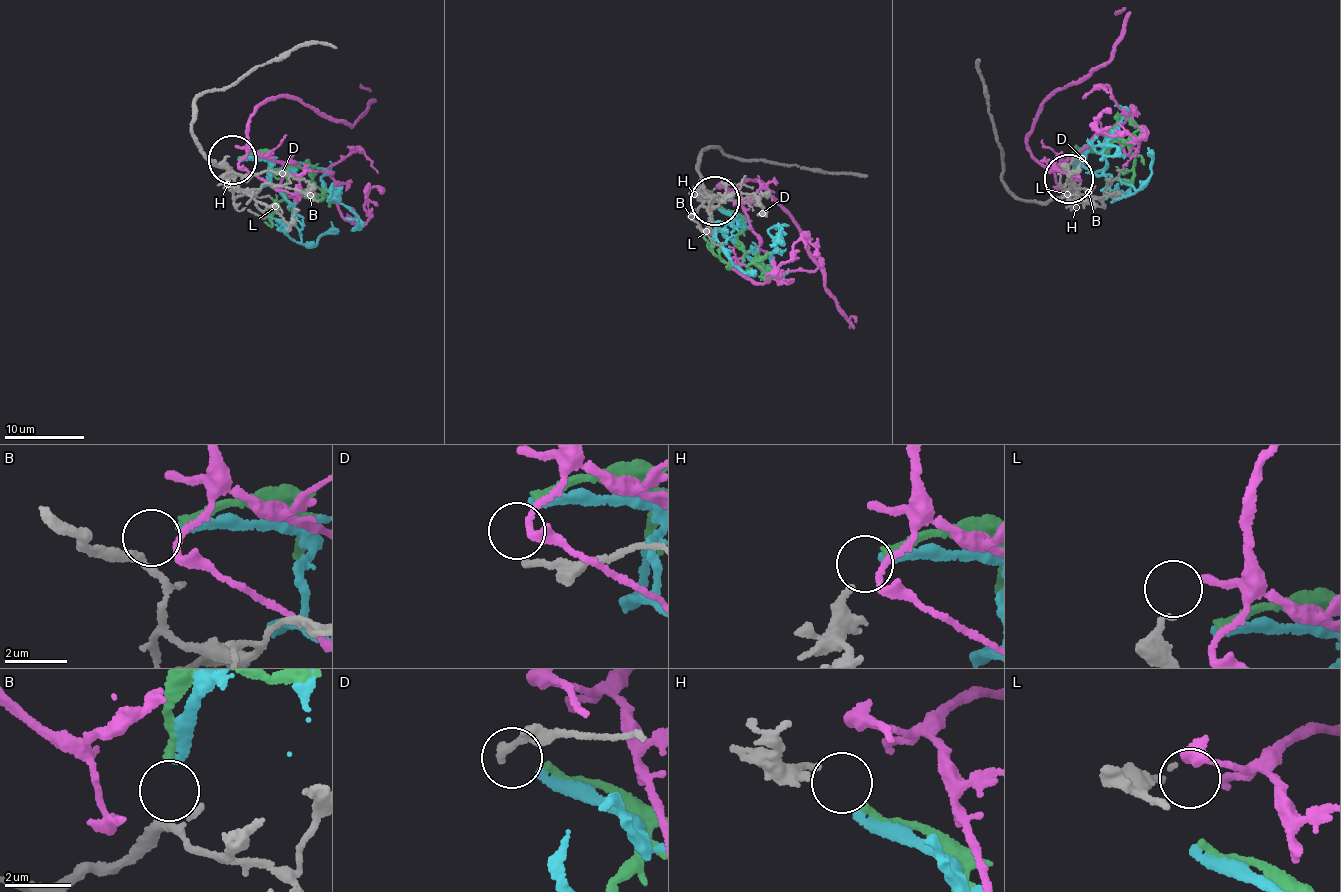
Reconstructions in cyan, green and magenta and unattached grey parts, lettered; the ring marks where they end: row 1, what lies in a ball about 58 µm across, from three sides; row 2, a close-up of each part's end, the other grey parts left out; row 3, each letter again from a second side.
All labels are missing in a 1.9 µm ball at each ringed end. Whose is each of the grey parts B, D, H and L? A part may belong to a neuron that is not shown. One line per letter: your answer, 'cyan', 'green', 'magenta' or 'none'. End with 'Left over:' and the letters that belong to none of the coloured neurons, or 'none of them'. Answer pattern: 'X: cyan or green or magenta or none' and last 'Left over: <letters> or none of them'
B: cyan
D: none
H: none
L: magenta
Left over: D, H

